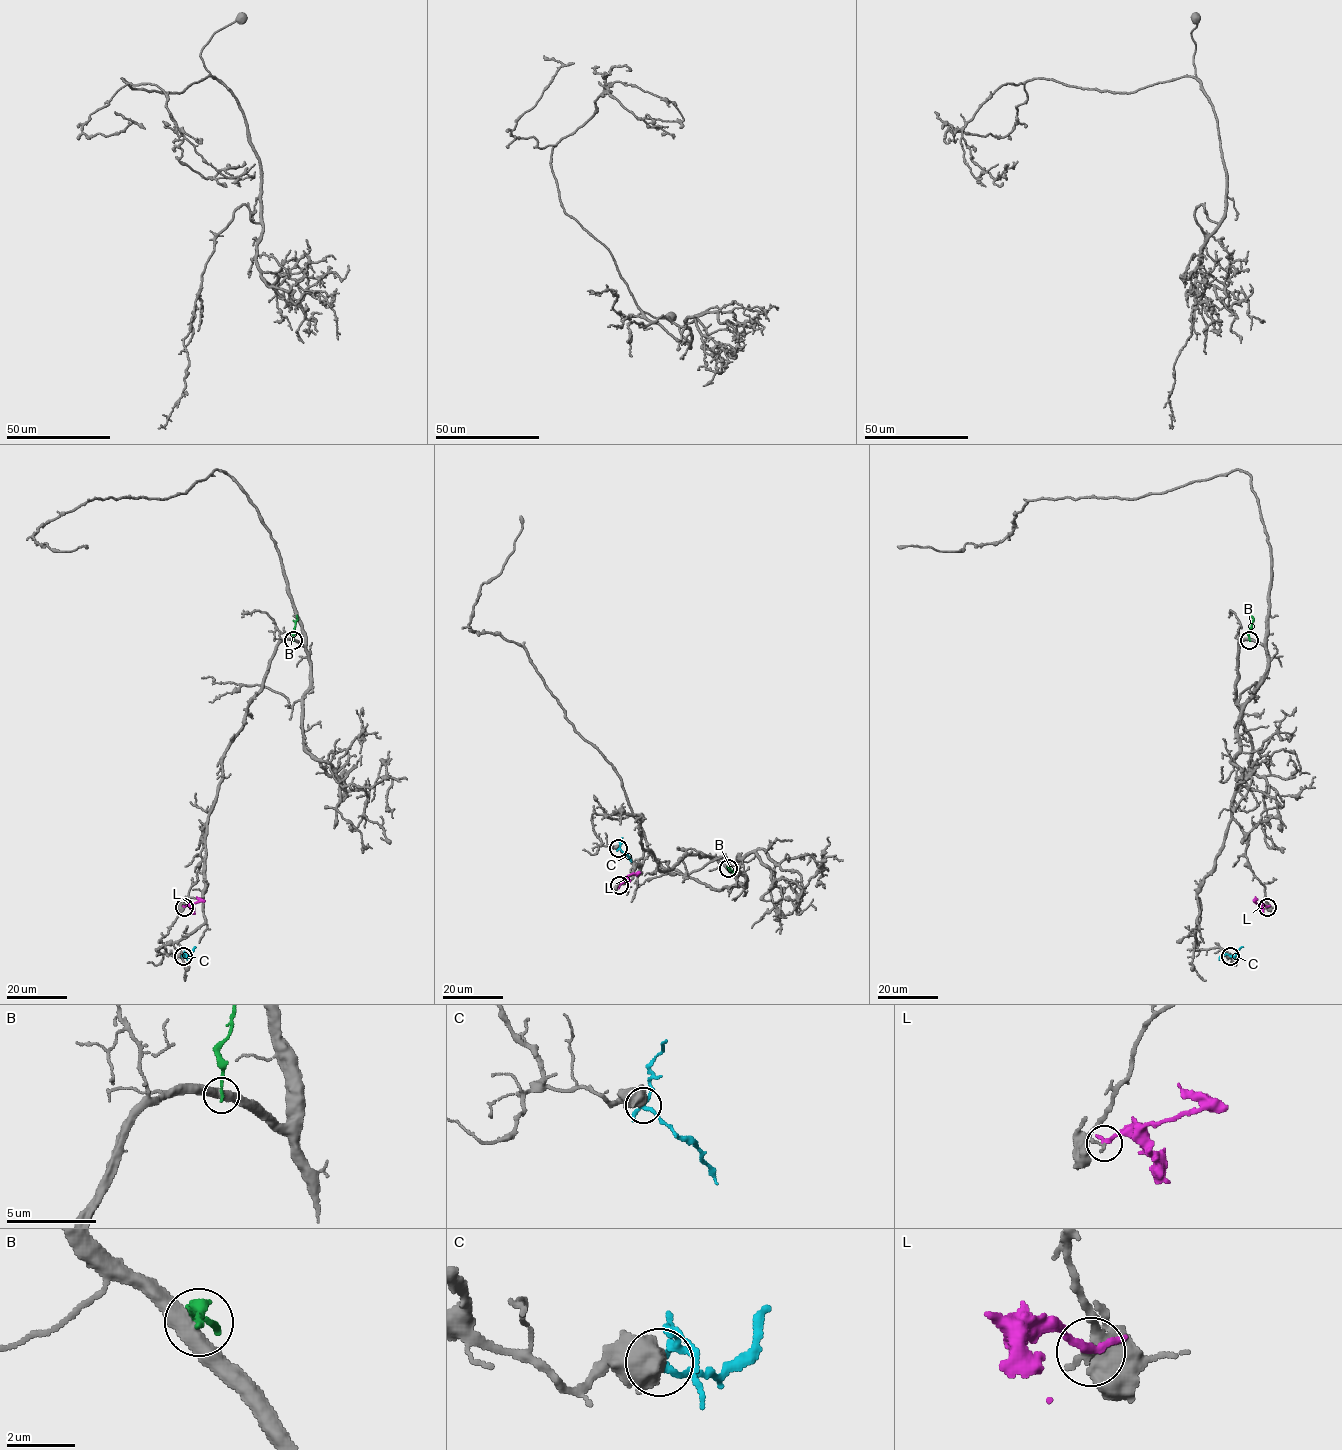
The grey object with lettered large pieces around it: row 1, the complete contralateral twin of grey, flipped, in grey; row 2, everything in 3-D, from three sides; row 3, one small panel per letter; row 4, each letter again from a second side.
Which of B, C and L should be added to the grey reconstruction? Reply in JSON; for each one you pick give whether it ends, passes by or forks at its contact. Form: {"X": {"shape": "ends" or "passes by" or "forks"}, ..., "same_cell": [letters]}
{"same_cell": []}

